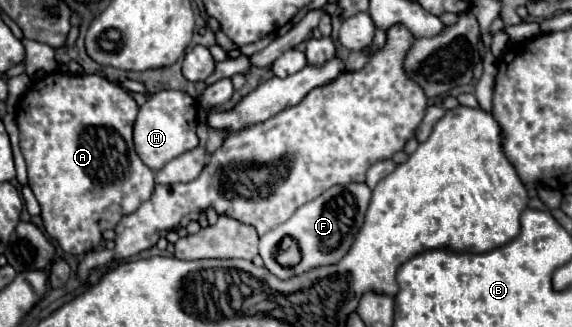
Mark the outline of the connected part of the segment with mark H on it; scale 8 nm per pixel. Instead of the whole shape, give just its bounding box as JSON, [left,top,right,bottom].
[134,90,198,172]

